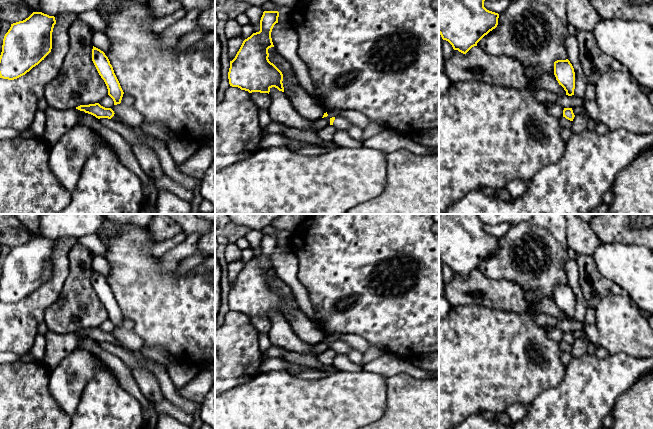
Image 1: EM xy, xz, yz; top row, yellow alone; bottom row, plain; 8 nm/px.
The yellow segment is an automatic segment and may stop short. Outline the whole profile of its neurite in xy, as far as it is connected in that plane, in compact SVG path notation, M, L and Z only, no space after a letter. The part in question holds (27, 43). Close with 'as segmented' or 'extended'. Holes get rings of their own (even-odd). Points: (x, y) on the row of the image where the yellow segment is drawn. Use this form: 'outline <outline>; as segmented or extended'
outline M42 12L11 24L0 55L0 78L14 80L29 72L51 52L56 20Z; as segmented

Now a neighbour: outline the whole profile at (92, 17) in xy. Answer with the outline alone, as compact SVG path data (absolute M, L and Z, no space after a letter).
M96 9L78 14L78 18L86 22L94 30L105 33L107 26Z

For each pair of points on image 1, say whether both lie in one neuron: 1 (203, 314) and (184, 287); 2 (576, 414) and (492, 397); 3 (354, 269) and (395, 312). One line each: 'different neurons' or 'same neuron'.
1: same neuron
2: different neurons
3: same neuron

